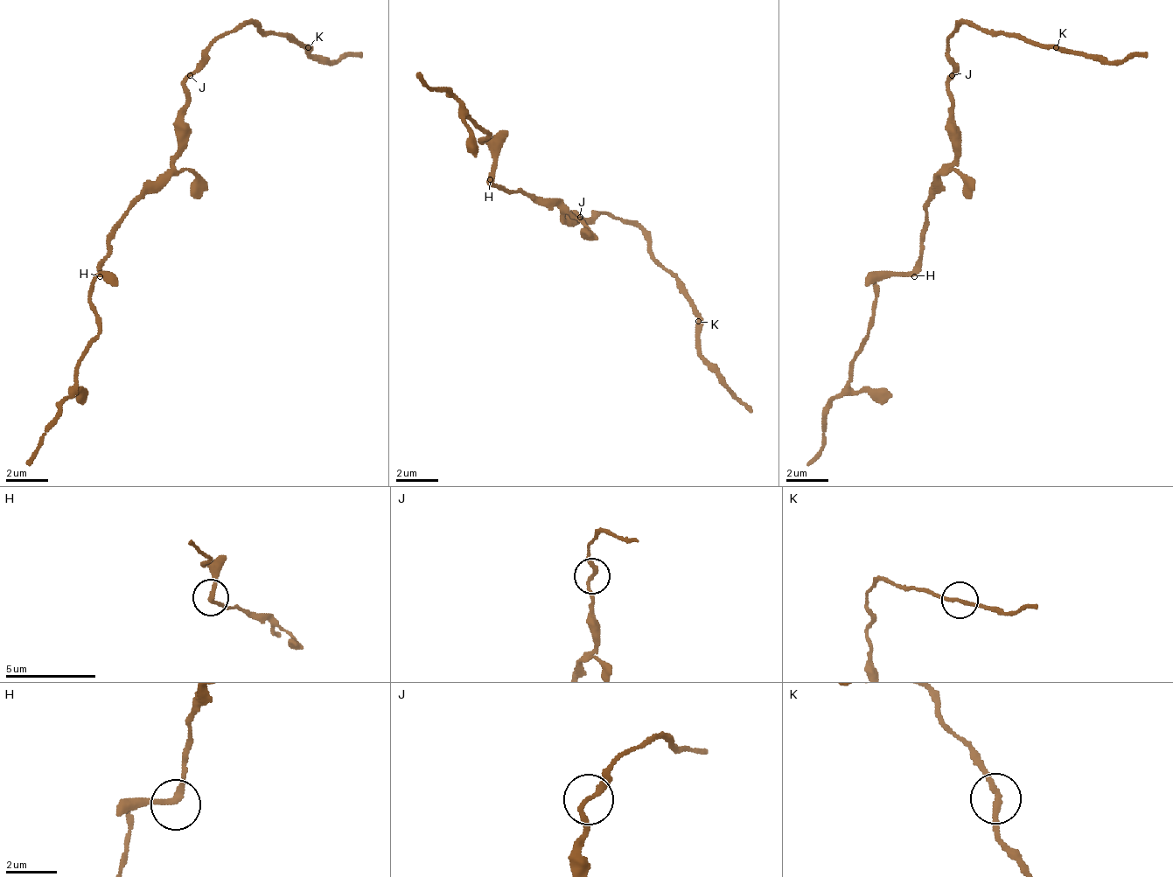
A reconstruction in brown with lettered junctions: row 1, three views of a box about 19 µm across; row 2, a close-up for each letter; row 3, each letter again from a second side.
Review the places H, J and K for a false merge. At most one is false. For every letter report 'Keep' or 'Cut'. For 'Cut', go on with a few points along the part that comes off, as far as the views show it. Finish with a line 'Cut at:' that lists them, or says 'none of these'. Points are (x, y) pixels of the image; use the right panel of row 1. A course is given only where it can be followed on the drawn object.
H: Keep
J: Keep
K: Keep
Cut at: none of these

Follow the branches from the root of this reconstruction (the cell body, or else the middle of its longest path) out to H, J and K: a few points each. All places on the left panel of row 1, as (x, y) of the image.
H: (179, 160), (126, 212), (126, 218), (110, 245), (110, 255), (105, 261), (100, 276)
J: (179, 160), (179, 122), (185, 117), (185, 80), (190, 75)
K: (179, 160), (185, 80), (226, 32), (254, 22), (269, 32), (285, 32), (306, 48)

